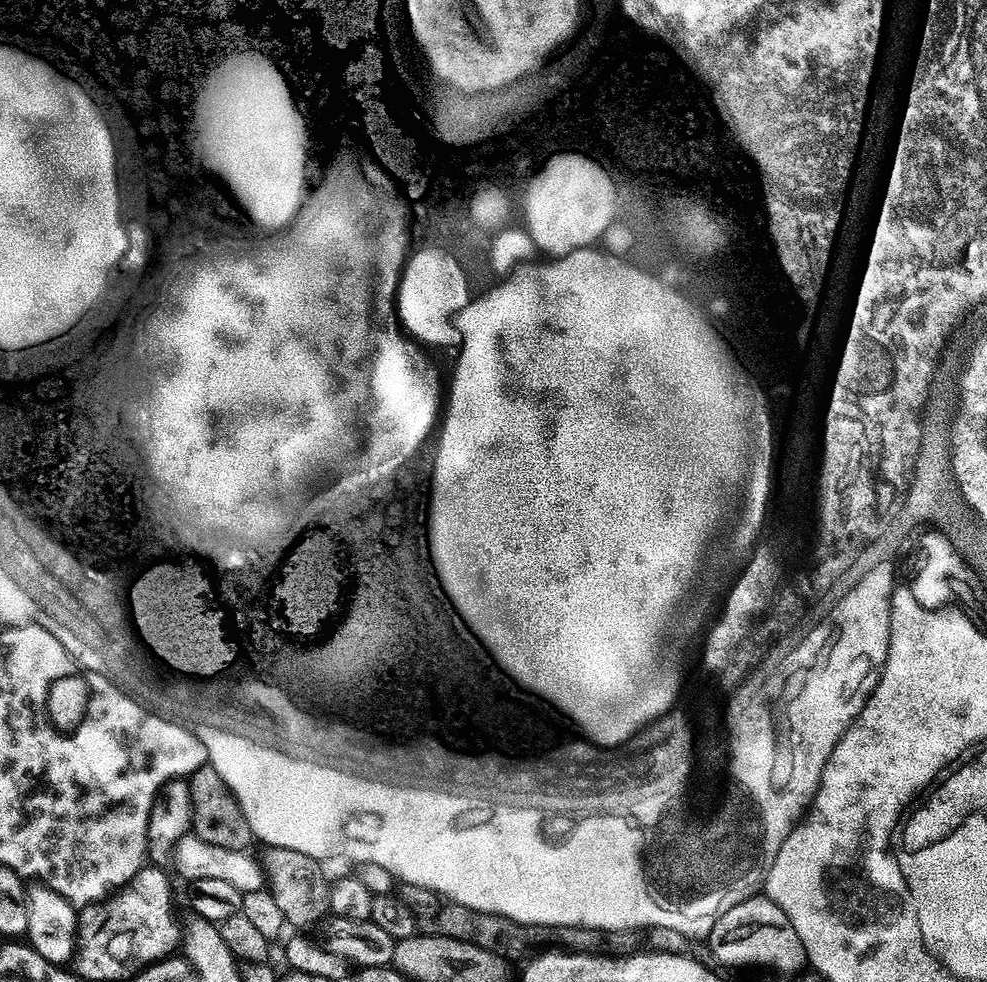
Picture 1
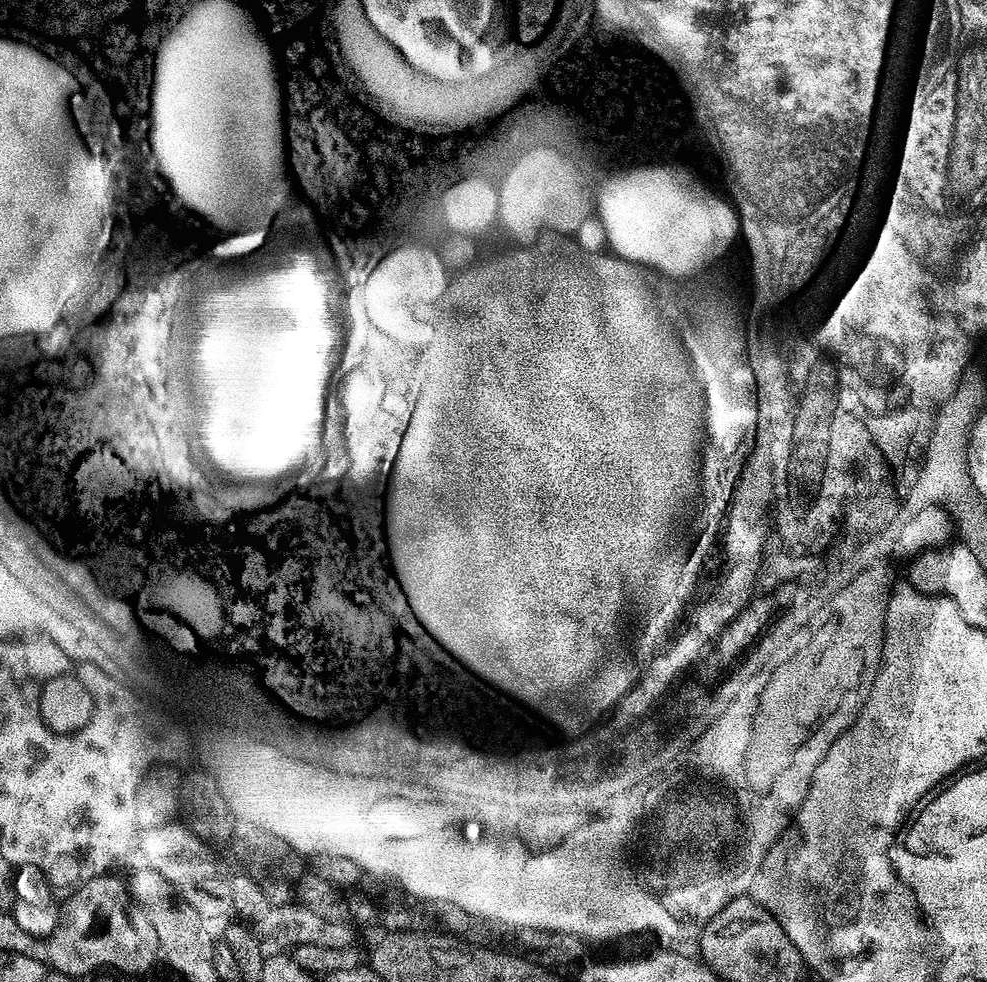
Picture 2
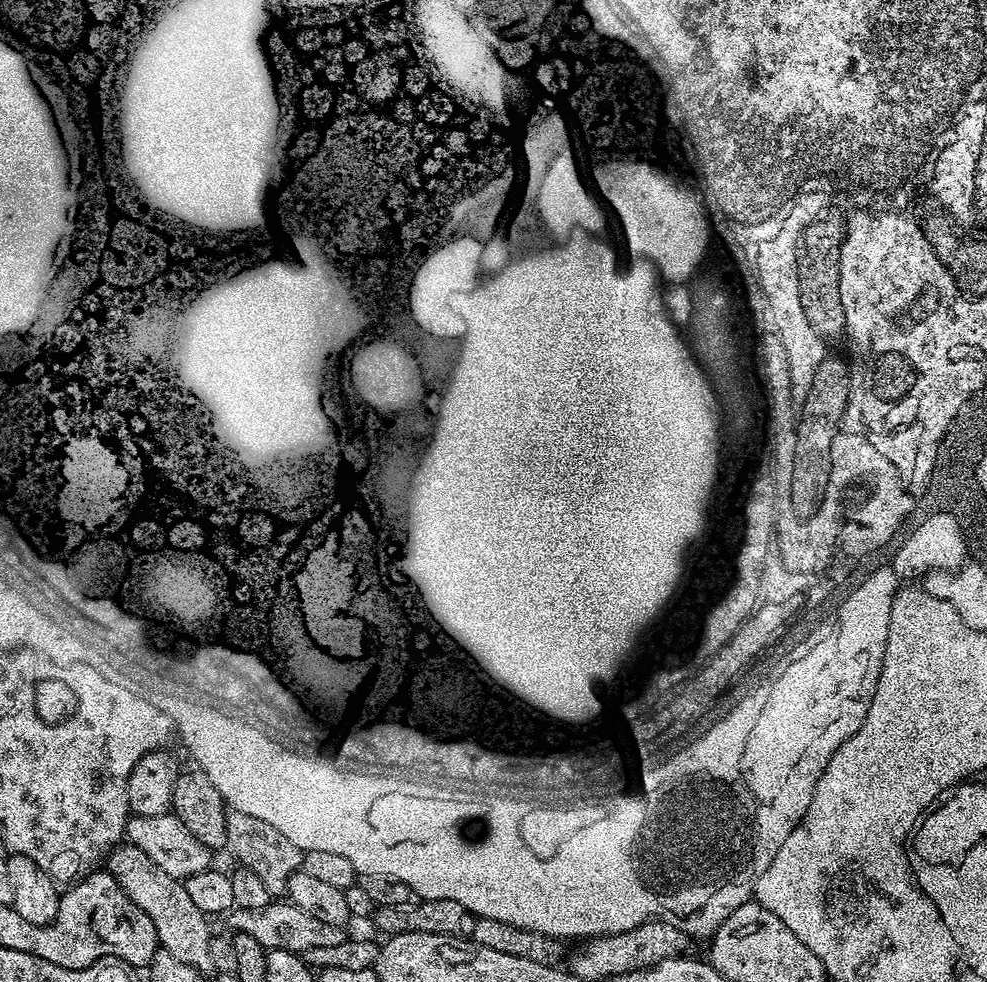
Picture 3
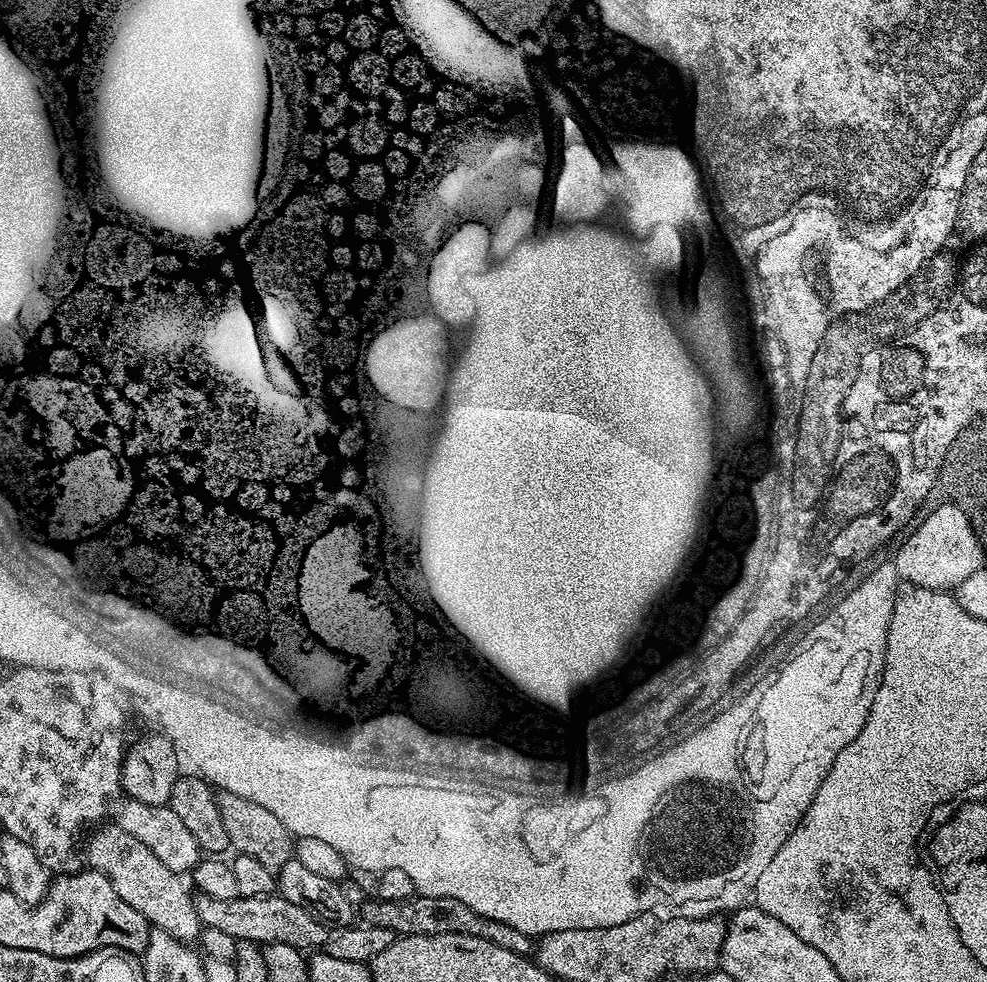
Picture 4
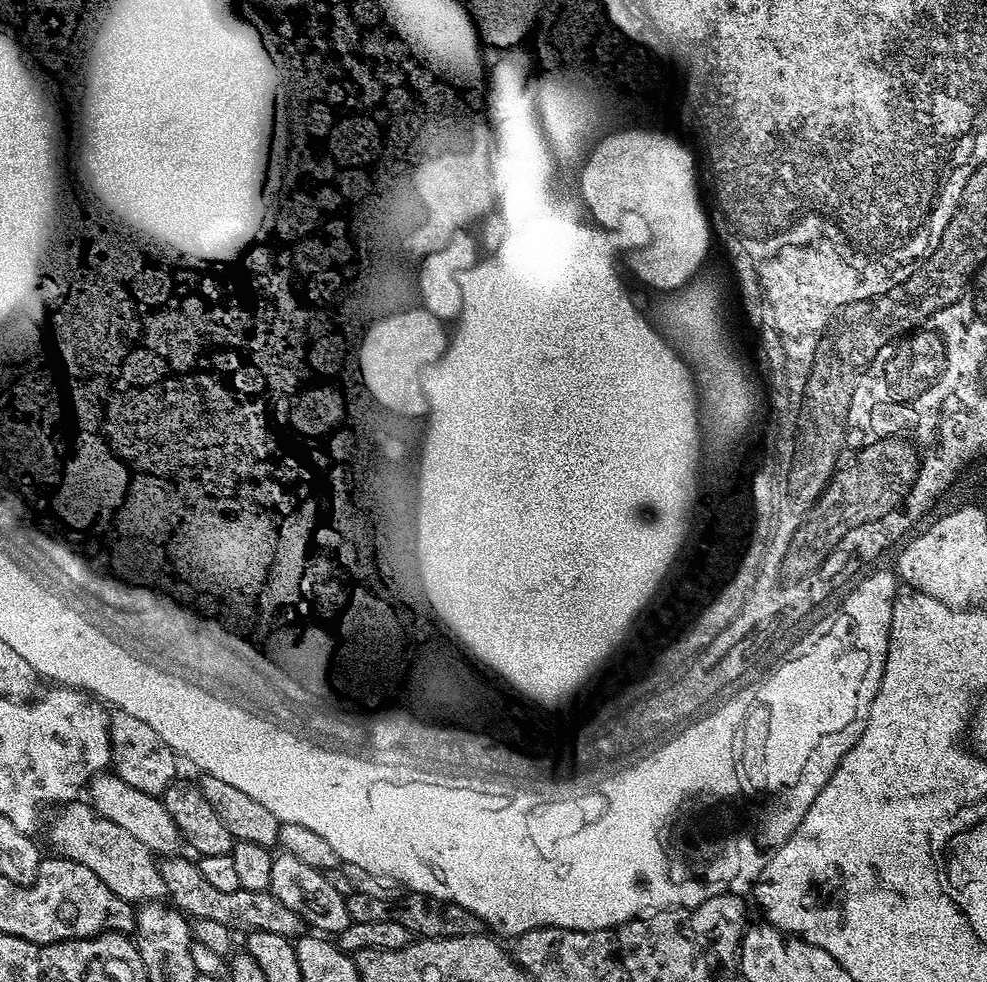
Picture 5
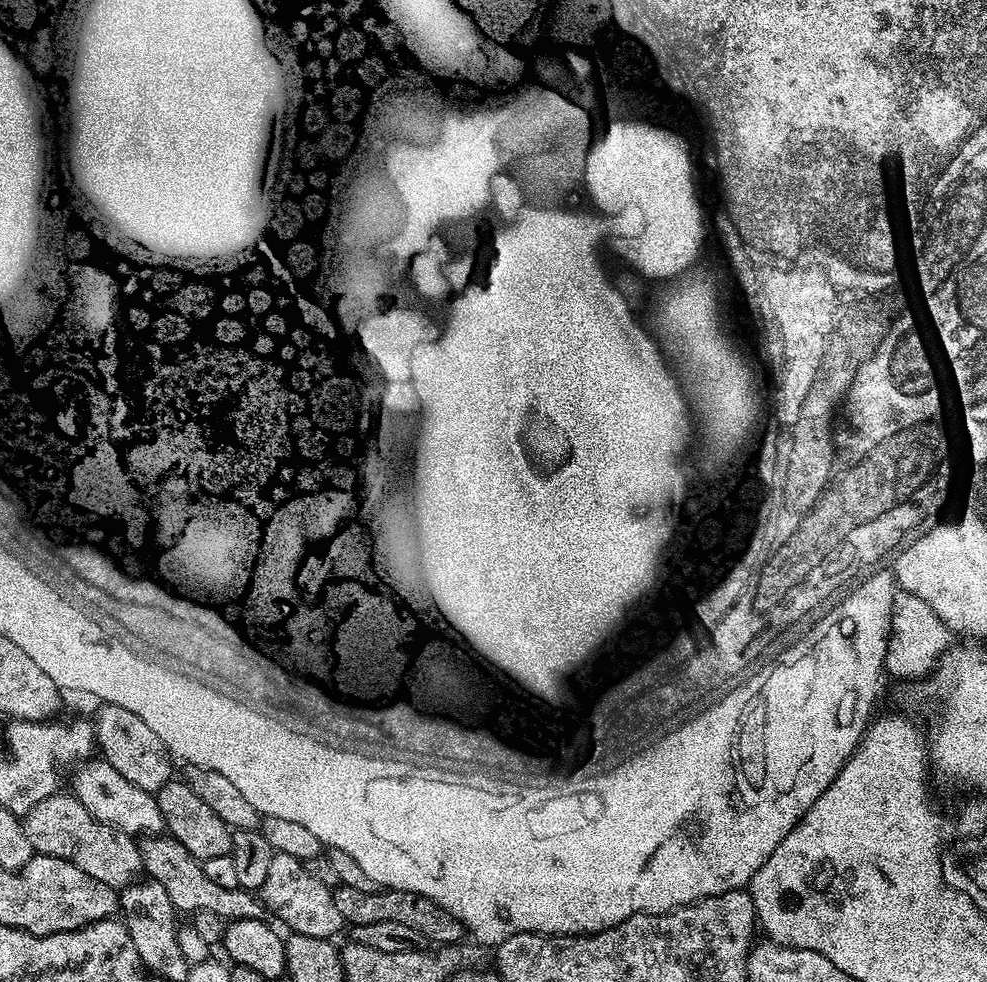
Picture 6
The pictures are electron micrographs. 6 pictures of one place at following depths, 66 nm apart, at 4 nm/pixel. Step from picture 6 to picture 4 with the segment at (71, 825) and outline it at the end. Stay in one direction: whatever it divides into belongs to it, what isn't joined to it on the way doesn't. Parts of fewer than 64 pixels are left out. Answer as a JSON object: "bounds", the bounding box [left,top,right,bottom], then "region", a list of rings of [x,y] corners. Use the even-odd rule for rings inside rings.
{"bounds":[87,822,202,942],"region":[[[115,822],[109,823],[109,828],[104,827],[97,827],[93,831],[97,832],[88,840],[87,867],[112,881],[114,890],[118,890],[118,898],[134,906],[138,914],[148,919],[152,928],[166,930],[166,934],[185,942],[199,941],[202,925],[185,877],[170,870],[170,866],[165,866],[147,846],[142,846],[138,838],[126,834],[126,830],[119,828]]]}

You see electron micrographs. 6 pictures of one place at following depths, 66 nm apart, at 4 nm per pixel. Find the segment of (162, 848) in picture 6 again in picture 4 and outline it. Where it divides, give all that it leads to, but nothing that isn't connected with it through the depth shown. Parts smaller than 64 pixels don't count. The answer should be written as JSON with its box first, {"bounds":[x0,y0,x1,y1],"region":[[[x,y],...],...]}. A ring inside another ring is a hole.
{"bounds":[195,894,330,950],"region":[[[283,894],[269,896],[234,897],[233,900],[219,900],[209,896],[195,897],[198,918],[203,927],[213,927],[230,935],[237,942],[249,940],[252,944],[285,944],[301,950],[323,949],[330,928],[323,920],[315,920],[302,906],[294,906]]]}

